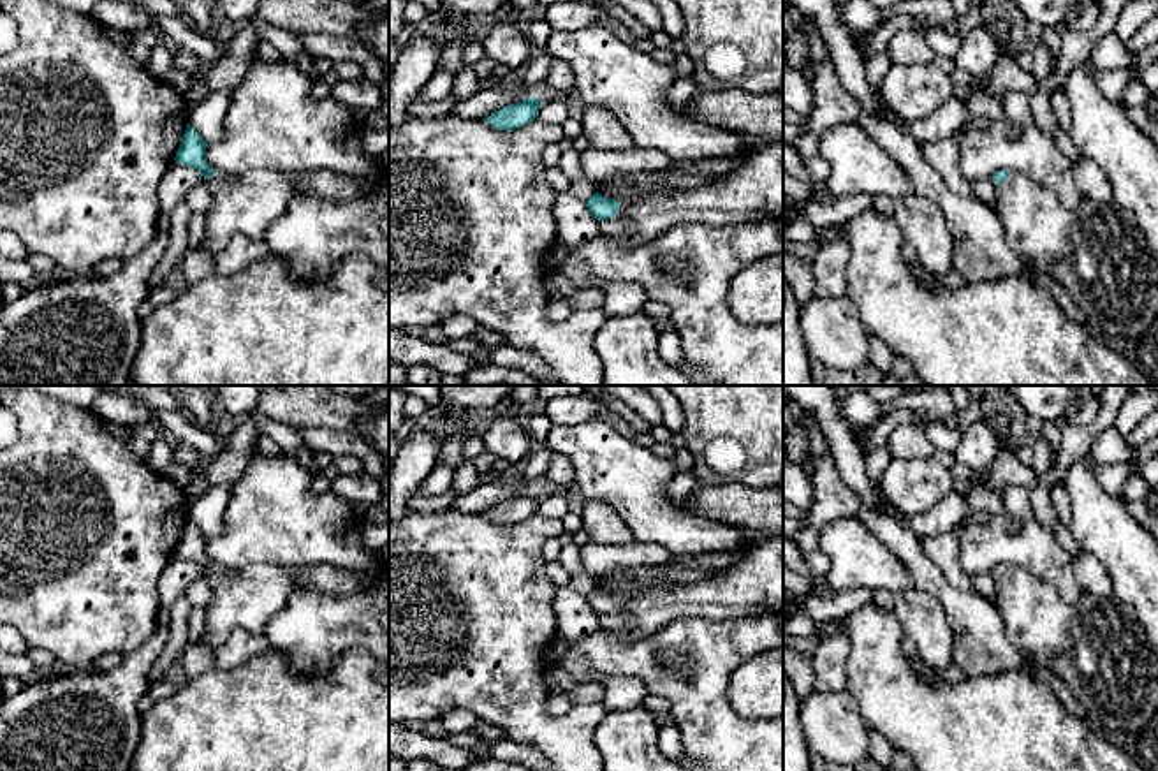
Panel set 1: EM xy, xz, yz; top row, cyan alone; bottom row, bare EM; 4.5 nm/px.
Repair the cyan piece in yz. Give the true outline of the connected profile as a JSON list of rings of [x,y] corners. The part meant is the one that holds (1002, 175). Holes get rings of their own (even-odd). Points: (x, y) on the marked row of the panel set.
[[[998,171],[994,209],[1000,215],[1012,250],[1026,255],[1033,268],[1066,289],[1088,319],[1088,329],[1100,338],[1139,341],[1158,319],[1158,262],[1132,213],[1114,202],[1081,199],[1074,209],[1063,208],[1058,195],[1021,173]]]

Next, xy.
[[[188,123],[174,160],[201,171],[211,192],[201,243],[209,253],[222,250],[234,234],[264,239],[296,194],[341,201],[359,199],[366,190],[363,180],[326,169],[304,176],[271,169],[222,174],[206,164],[206,146]]]

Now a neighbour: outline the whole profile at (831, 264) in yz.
[[[845,239],[824,241],[811,264],[813,296],[839,297],[850,292],[850,245]]]

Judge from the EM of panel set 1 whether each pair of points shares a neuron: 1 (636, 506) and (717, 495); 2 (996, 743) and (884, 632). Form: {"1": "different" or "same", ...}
{"1": "different", "2": "same"}

